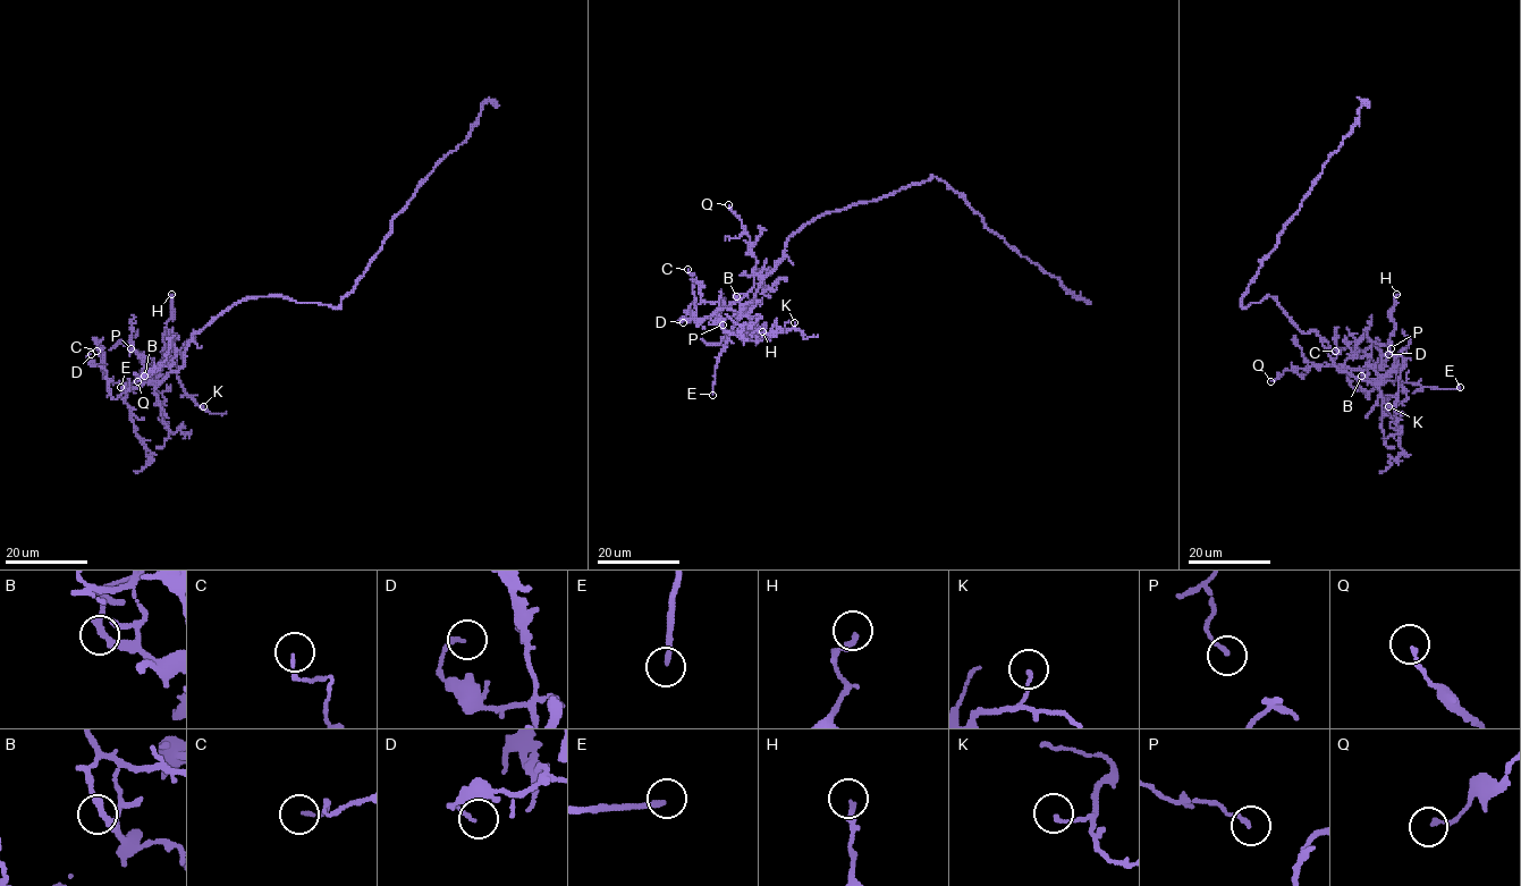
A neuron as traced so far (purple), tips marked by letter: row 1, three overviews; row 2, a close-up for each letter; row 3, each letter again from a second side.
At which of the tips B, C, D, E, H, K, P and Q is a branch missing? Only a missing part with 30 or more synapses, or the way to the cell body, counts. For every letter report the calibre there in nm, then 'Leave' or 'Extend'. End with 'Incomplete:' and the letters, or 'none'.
B: Thickness 240 nm. Leave
C: Thickness 120 nm. Leave
D: Thickness 150 nm. Leave
E: Thickness 190 nm. Extend
H: Thickness 170 nm. Leave
K: Thickness 120 nm. Leave
P: Thickness 160 nm. Leave
Q: Thickness 150 nm. Leave
Incomplete: E

